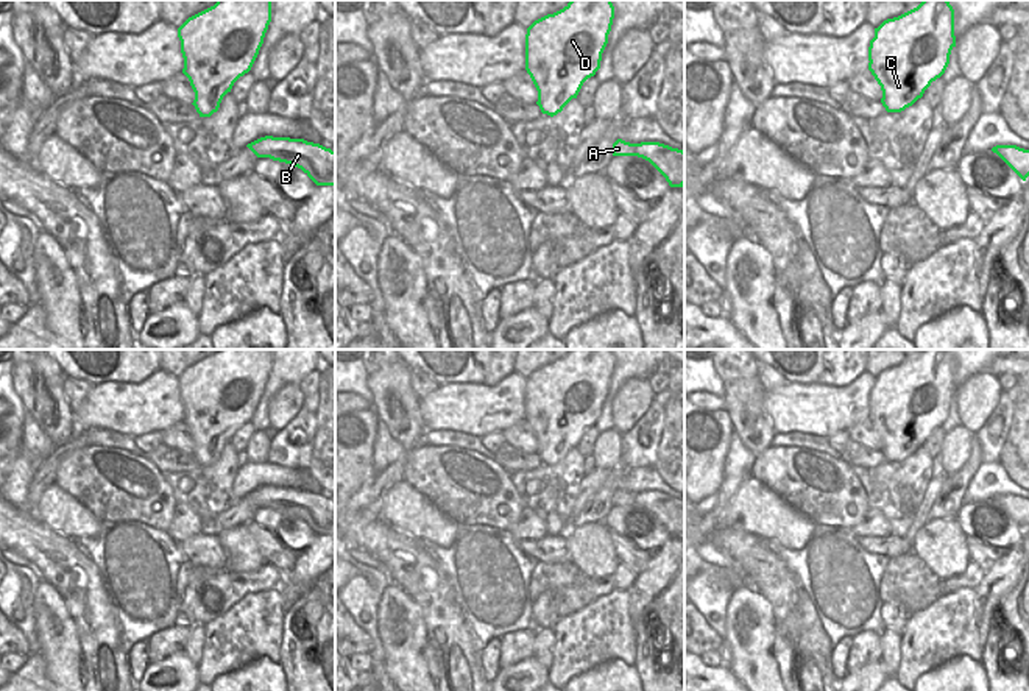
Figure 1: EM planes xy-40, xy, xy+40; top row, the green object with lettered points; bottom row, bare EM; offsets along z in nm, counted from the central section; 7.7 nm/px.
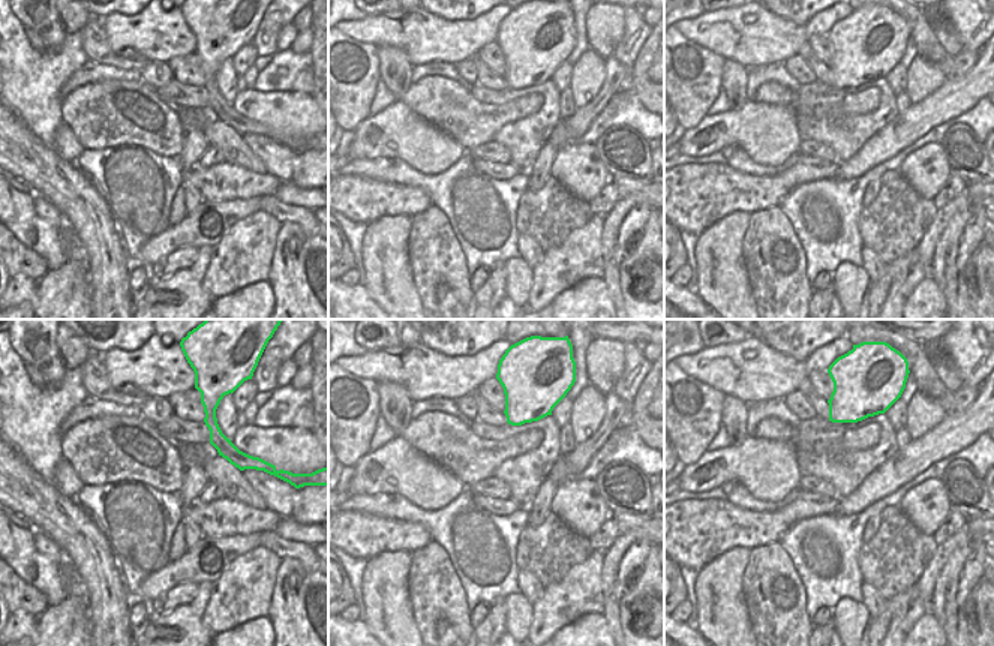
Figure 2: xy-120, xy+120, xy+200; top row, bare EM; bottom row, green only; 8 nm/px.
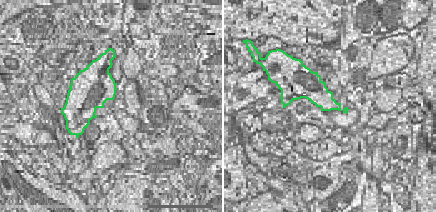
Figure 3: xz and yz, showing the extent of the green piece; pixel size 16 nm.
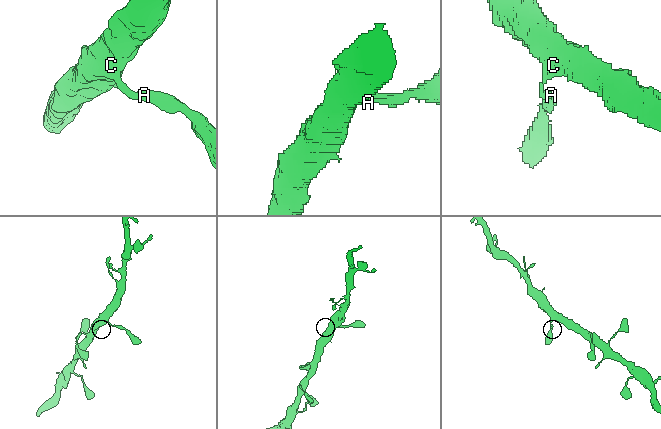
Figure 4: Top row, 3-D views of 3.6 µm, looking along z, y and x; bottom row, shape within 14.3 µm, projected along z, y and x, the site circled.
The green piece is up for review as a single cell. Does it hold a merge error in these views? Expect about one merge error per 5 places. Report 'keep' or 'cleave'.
keep

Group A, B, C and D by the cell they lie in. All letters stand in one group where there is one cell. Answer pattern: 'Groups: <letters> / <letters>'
Groups: A B C D

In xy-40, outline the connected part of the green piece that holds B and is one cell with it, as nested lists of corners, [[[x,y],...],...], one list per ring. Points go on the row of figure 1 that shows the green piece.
[[[265,136],[246,145],[257,158],[292,164],[316,186],[335,186],[335,151],[304,139]]]

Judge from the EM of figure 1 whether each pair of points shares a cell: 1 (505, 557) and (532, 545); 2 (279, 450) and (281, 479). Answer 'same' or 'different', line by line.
1: different
2: different

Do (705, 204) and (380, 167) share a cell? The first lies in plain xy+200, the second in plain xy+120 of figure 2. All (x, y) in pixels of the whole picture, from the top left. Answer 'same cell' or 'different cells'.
different cells

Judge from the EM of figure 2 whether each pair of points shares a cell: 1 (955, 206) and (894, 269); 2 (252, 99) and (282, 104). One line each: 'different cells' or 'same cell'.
1: different cells
2: same cell

